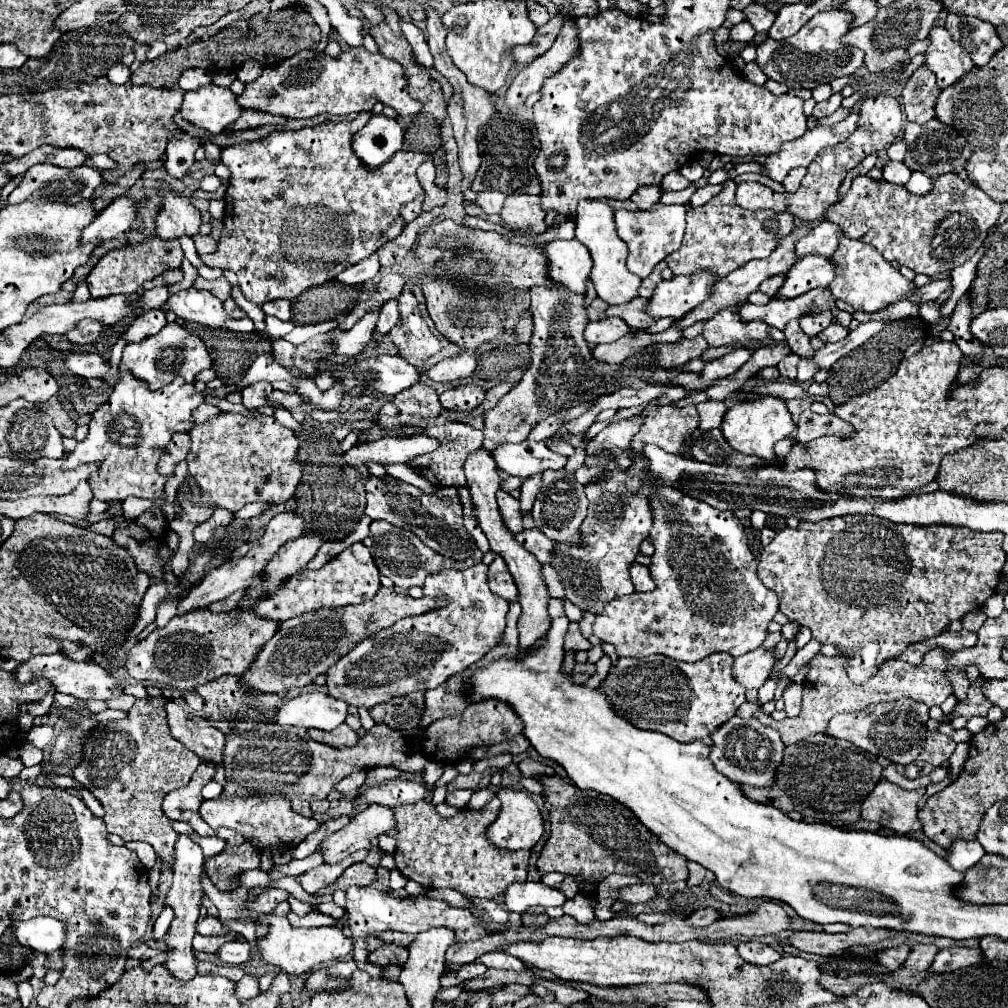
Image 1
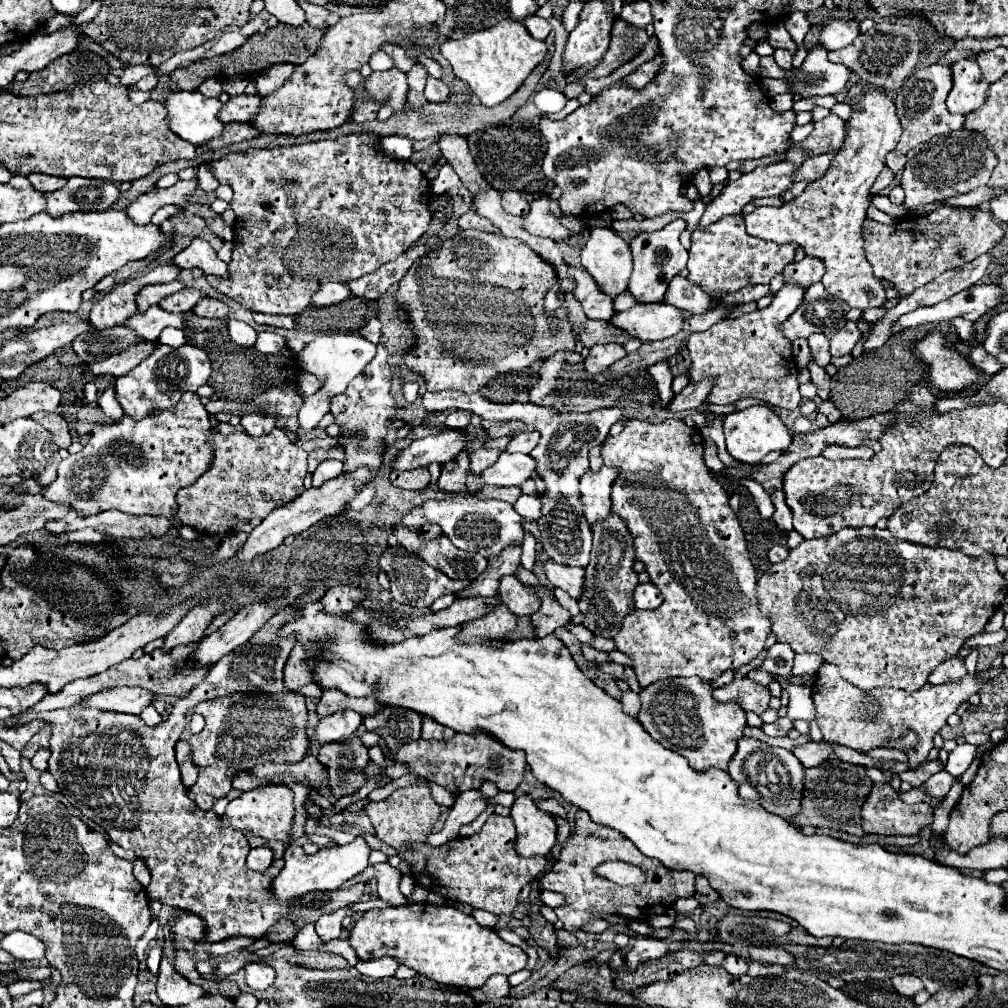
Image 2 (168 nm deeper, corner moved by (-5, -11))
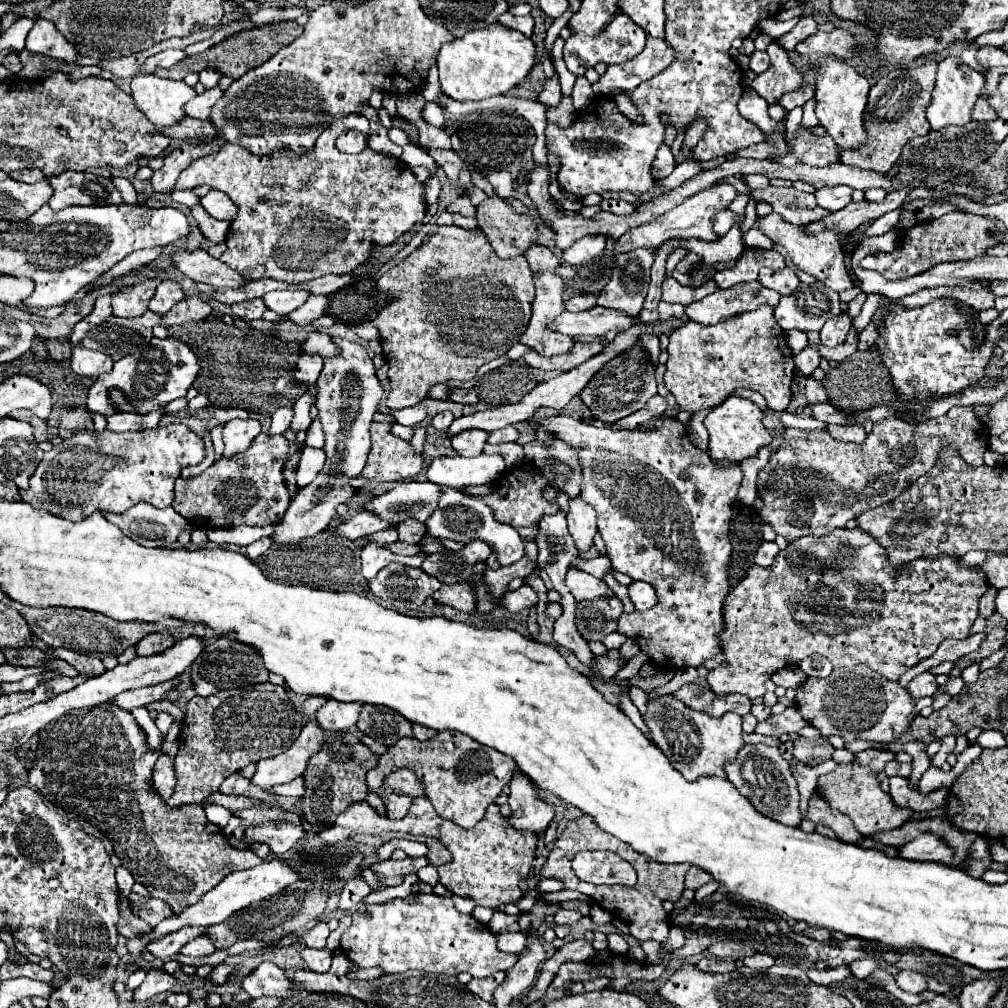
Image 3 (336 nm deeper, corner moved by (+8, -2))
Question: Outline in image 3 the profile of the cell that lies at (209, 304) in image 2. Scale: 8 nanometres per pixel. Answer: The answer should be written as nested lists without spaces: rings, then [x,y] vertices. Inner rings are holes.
[[[189,295],[185,299],[181,299],[181,303],[177,303],[169,313],[165,313],[161,317],[161,327],[171,327],[171,325],[183,325],[183,323],[195,323],[195,321],[203,321],[211,315],[211,305],[195,295]]]

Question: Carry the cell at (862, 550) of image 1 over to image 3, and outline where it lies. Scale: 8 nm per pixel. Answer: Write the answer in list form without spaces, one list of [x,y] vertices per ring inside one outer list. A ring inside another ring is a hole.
[[[835,529],[829,535],[821,537],[821,539],[813,539],[813,537],[801,537],[793,543],[787,545],[785,551],[779,551],[775,563],[767,569],[753,565],[747,573],[747,577],[729,591],[725,603],[723,603],[723,631],[719,633],[719,643],[721,643],[721,651],[725,655],[725,661],[707,673],[707,683],[709,687],[717,693],[717,695],[731,695],[731,693],[739,693],[745,695],[749,699],[757,699],[765,695],[765,681],[771,679],[773,673],[777,673],[783,667],[795,667],[799,661],[803,661],[805,657],[819,653],[823,657],[827,657],[835,667],[853,667],[853,665],[867,665],[869,669],[881,673],[883,677],[887,677],[889,681],[897,681],[909,667],[917,665],[919,661],[931,657],[937,647],[941,645],[943,639],[965,639],[969,637],[971,625],[977,619],[977,603],[983,597],[983,593],[987,591],[987,583],[985,583],[985,575],[981,575],[981,571],[969,567],[969,569],[961,569],[955,561],[955,557],[937,557],[937,559],[917,559],[913,563],[901,565],[899,569],[889,567],[887,563],[889,559],[885,559],[885,549],[881,549],[879,543],[875,543],[875,539],[871,539],[871,535],[865,535],[861,529]]]

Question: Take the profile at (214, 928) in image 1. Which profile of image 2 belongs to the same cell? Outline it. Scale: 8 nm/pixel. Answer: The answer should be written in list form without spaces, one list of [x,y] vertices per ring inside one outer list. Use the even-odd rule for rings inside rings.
[[[184,916],[182,920],[178,920],[178,924],[174,924],[174,932],[180,936],[186,936],[194,942],[200,942],[206,938],[206,920],[200,916]]]

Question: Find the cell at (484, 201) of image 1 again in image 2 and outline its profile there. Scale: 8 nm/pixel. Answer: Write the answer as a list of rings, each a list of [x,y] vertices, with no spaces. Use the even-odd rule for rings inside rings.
[[[508,190],[508,192],[504,192],[504,194],[502,194],[502,208],[504,208],[504,212],[506,212],[506,214],[522,216],[522,214],[526,214],[526,212],[528,212],[530,204],[528,204],[526,200],[522,200],[518,192]]]

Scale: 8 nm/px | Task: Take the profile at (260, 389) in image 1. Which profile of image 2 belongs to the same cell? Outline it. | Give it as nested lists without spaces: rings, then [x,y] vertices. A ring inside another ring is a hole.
[[[256,412],[256,414],[246,414],[242,416],[242,426],[246,428],[246,432],[254,434],[254,436],[262,436],[270,430],[276,428],[276,418],[274,414],[266,414],[266,412]]]

